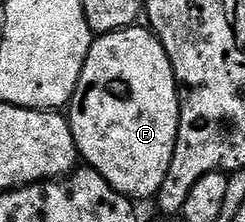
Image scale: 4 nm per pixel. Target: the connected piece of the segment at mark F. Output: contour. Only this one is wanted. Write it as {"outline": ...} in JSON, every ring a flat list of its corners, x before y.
{"outline":[[135,24,95,37,68,107,76,148,81,161,89,169,100,172,100,176,104,176,104,180,108,180,108,184,112,184,112,188,125,198,153,199,160,184,164,184,164,176,168,176,168,164,172,164,181,111,174,69,168,60,168,52,164,52,164,44,154,35,153,30]]}

